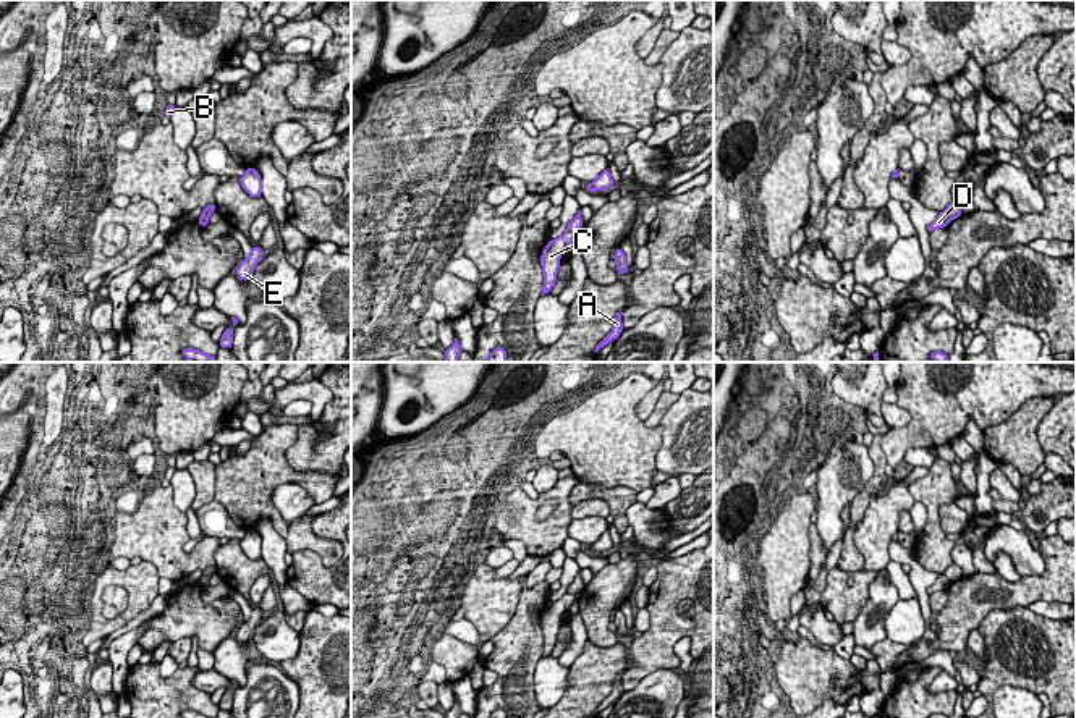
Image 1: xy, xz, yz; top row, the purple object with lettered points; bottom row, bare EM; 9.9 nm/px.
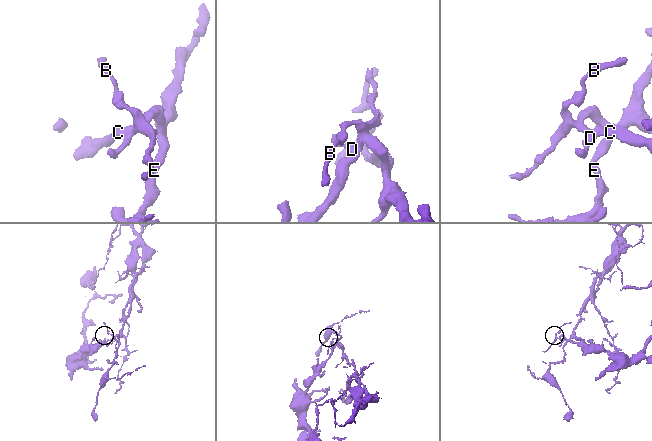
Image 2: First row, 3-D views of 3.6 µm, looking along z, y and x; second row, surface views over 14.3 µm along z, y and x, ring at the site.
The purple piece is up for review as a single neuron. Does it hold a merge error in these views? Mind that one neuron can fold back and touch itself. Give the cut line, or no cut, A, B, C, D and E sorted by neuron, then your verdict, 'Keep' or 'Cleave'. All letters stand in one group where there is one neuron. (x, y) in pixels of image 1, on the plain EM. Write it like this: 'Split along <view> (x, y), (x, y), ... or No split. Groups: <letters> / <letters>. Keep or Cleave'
Split along yz (944, 573), (950, 581). Groups: A B D E / C. Cleave

